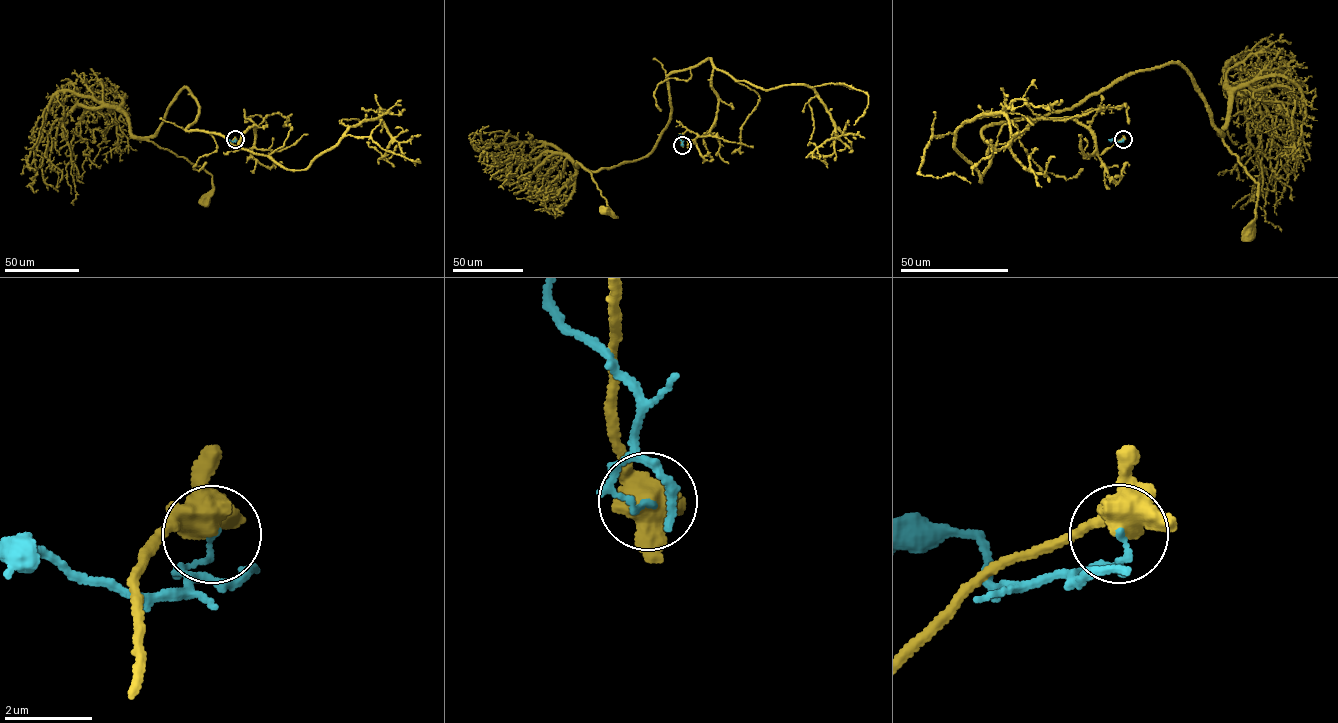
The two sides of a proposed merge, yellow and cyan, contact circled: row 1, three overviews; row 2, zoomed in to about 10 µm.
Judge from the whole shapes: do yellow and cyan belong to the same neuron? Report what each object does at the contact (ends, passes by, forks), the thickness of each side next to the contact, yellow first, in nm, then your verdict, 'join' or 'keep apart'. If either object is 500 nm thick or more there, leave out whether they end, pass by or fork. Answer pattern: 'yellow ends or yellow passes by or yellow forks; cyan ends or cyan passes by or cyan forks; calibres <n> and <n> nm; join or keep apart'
yellow forks; cyan ends; calibres 460 and 120 nm; keep apart

